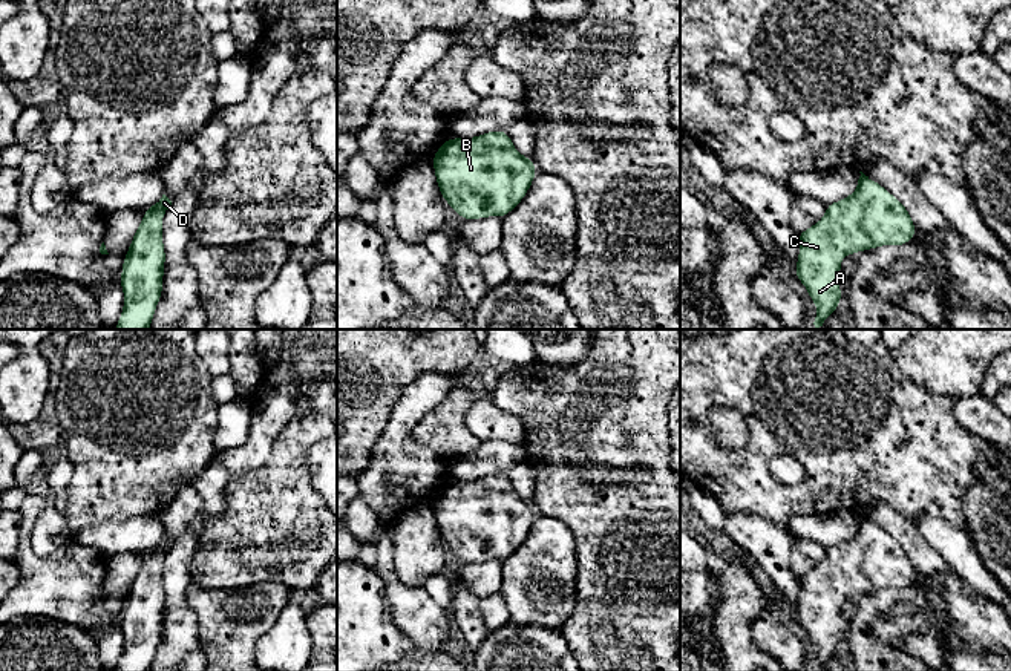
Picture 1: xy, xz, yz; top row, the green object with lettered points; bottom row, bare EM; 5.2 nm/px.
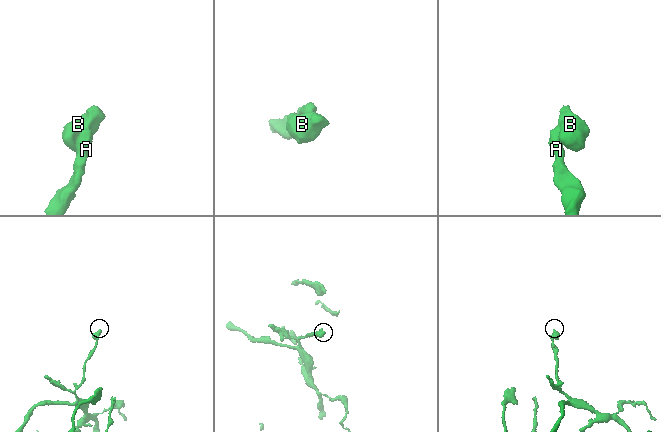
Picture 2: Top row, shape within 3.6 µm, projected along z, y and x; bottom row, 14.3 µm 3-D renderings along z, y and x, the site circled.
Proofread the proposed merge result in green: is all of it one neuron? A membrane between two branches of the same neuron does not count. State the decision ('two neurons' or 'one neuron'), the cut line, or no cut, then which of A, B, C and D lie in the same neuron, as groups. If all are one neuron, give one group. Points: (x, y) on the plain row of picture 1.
one neuron; no cut; A B C D

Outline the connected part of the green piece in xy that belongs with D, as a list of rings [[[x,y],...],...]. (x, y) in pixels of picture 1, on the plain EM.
[[[162,538],[155,548],[142,552],[144,562],[123,602],[119,628],[124,636],[124,651],[115,671],[150,671],[162,640],[165,608],[162,559],[170,548],[172,544]]]

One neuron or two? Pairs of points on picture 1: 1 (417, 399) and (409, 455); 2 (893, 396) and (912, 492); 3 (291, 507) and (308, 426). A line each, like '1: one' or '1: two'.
1: one
2: one
3: one

